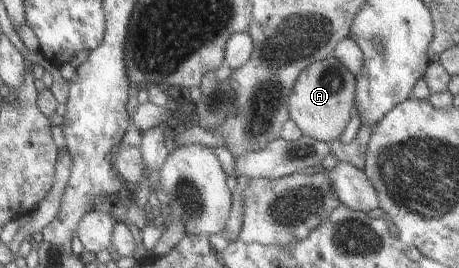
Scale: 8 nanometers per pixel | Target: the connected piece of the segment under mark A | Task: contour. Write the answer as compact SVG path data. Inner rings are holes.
M333 56L315 61L299 72L289 94L287 94L288 119L303 135L319 142L330 142L338 138L354 113L354 75Z

